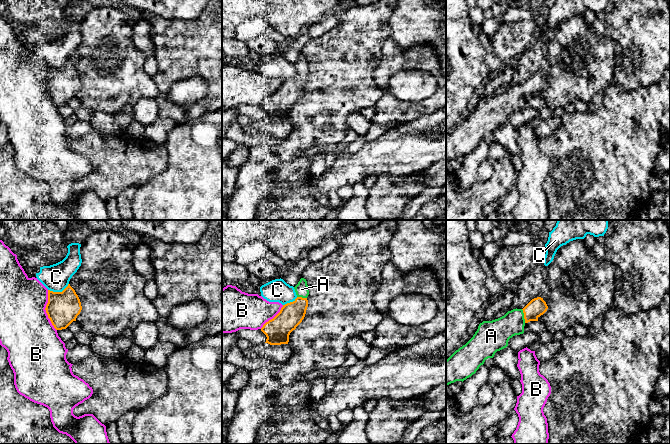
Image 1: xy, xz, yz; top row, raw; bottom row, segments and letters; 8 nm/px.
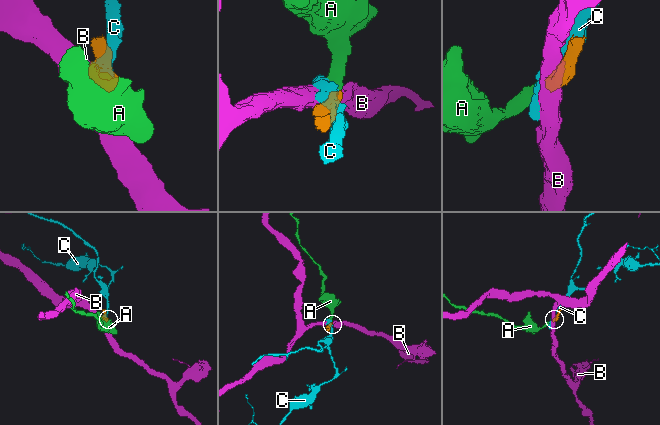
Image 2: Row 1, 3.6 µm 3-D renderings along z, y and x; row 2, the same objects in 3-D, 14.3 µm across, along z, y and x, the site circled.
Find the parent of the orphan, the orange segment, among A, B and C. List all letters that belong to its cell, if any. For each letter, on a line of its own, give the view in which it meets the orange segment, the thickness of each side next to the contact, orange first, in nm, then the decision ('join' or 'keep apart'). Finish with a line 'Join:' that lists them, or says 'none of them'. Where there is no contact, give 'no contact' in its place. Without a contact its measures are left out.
A: yz | 150/200 nm | join
B: xy | 260/420 nm | keep apart
C: xy | 260/220 nm | keep apart
Join: A

